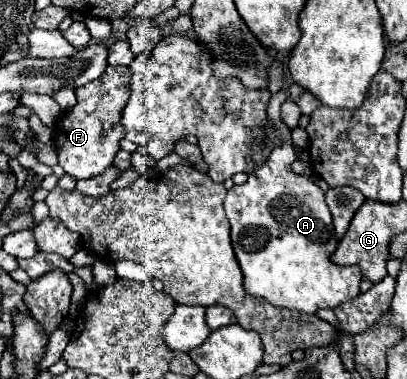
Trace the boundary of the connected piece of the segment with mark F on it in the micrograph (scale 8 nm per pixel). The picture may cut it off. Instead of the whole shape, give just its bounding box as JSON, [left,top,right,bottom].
[53,65,131,181]

